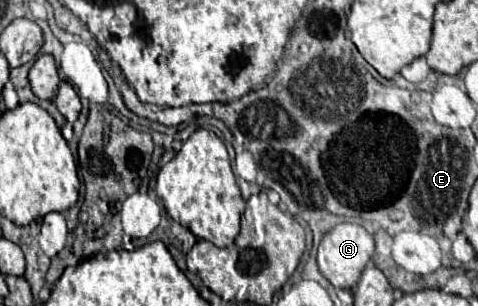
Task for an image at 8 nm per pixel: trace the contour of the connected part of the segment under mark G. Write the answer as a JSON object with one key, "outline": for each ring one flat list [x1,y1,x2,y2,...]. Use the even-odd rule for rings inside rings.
{"outline":[[340,223,332,231,328,231,318,247,318,269,320,273,334,285,342,289,350,289,358,283,362,269,370,261,374,253,374,237,356,223]]}

